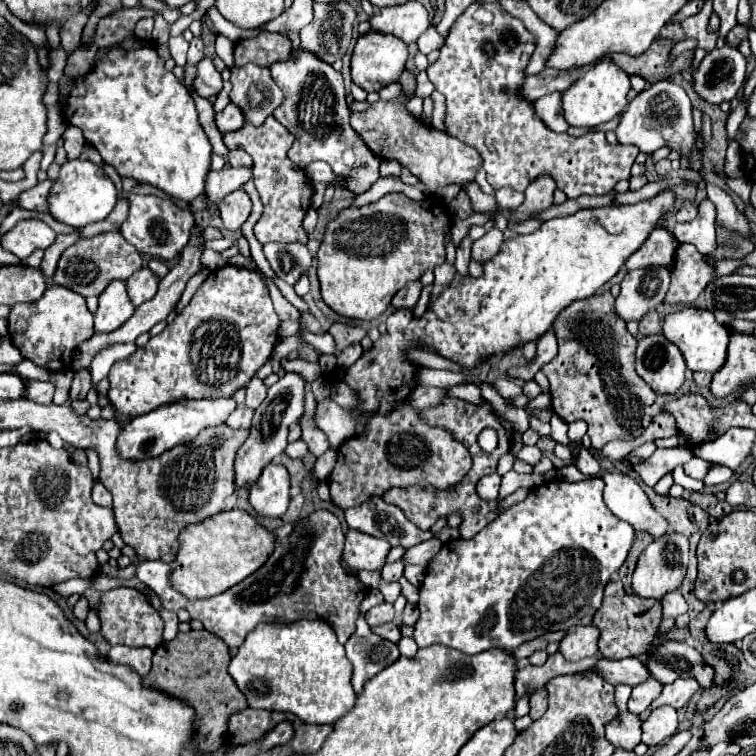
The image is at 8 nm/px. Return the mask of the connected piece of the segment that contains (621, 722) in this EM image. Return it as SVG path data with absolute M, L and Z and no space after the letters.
M620 712L612 722L606 724L606 740L612 746L620 746L626 750L634 750L640 744L642 736L642 720L638 714Z

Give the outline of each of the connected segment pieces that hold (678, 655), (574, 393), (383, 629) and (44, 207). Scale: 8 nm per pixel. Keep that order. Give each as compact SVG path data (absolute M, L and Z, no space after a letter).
M662 640L646 658L648 672L662 684L670 684L676 678L696 678L702 688L712 686L714 670L702 660L700 652L686 642Z
M604 292L580 302L572 302L568 310L558 314L554 322L554 334L558 340L558 354L552 362L542 366L542 372L550 382L552 408L556 416L560 416L568 424L572 420L584 420L588 424L588 436L594 450L602 450L616 438L632 440L640 436L648 428L652 418L662 410L662 400L658 394L652 394L652 390L648 390L648 384L634 370L634 352L638 340L626 330L624 320L616 314L614 296L610 292Z
M388 622L384 626L374 626L372 632L382 636L382 638L386 638L386 640L390 640L390 642L398 642L400 640L400 630L398 630L398 626L394 622Z
M44 180L44 182L38 182L34 188L24 190L18 196L16 206L22 208L22 210L48 212L48 192L50 192L50 186L52 186L52 182L50 180Z

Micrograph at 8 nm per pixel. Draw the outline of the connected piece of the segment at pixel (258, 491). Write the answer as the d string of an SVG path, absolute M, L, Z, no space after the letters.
M268 464L250 488L250 504L260 516L278 518L288 510L290 476L282 464Z

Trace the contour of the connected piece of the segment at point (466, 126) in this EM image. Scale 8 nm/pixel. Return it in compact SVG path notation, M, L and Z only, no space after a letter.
M474 2L472 6L468 6L468 10L454 22L446 36L446 44L440 48L440 58L428 68L428 78L434 82L436 90L446 96L446 132L480 152L490 186L510 186L518 192L524 192L532 180L546 172L556 180L558 188L566 194L566 198L578 198L584 194L608 194L616 182L628 180L630 166L640 152L636 150L636 146L608 144L604 132L588 132L580 138L556 134L534 116L532 104L518 96L518 88L526 78L524 68L536 46L534 36L526 30L522 20L510 16L502 8L502 4L484 2L484 10L492 12L492 20L484 22L484 26L476 20L478 8L482 8L482 2Z

